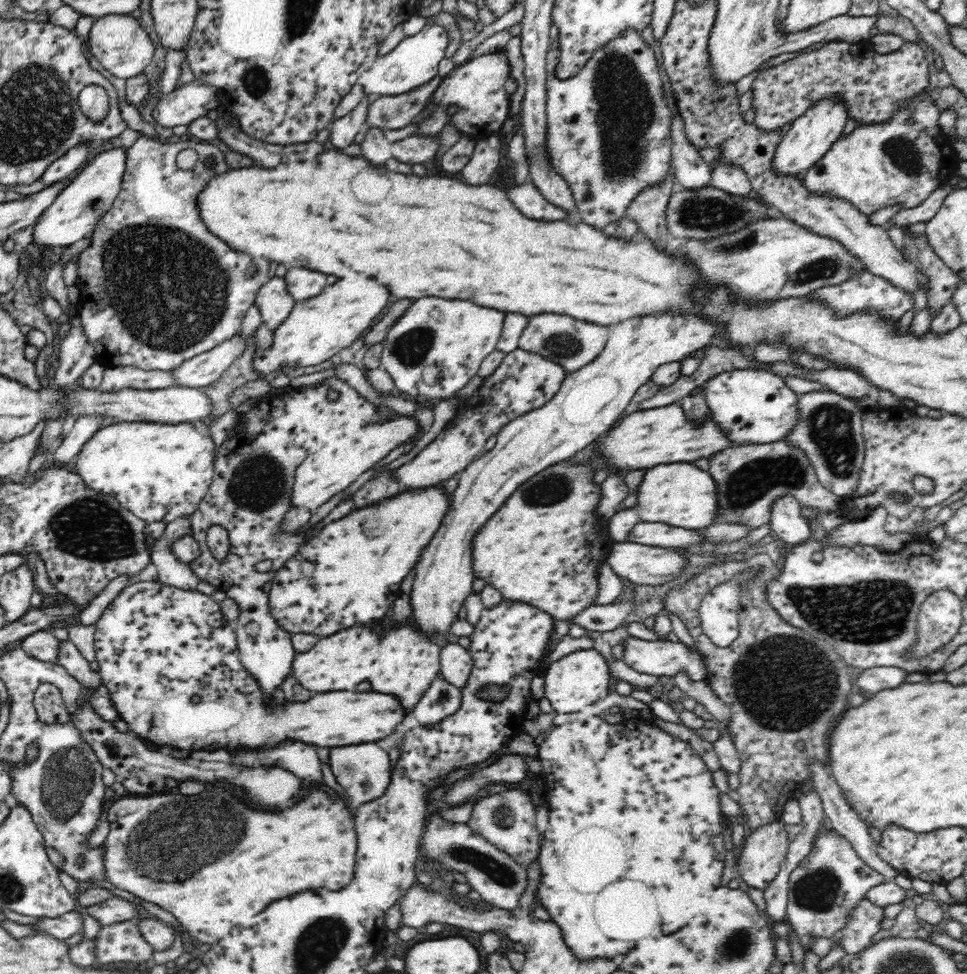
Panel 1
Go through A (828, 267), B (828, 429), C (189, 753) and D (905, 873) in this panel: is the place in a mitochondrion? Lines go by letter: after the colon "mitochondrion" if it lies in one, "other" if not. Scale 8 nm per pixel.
A: mitochondrion
B: mitochondrion
C: other
D: other

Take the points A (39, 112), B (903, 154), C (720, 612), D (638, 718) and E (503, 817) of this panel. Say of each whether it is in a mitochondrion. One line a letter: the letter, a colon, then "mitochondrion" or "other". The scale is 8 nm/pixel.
A: mitochondrion
B: mitochondrion
C: other
D: other
E: mitochondrion

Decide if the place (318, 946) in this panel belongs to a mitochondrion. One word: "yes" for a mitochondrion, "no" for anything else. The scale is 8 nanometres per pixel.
yes

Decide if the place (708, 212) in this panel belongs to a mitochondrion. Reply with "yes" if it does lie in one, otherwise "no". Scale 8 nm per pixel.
yes

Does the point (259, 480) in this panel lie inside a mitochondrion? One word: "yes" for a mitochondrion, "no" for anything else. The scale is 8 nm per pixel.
yes

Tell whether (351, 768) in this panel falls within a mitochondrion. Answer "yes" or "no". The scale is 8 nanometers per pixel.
yes

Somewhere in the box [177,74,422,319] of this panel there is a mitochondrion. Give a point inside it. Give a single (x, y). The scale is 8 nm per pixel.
(389, 113)

